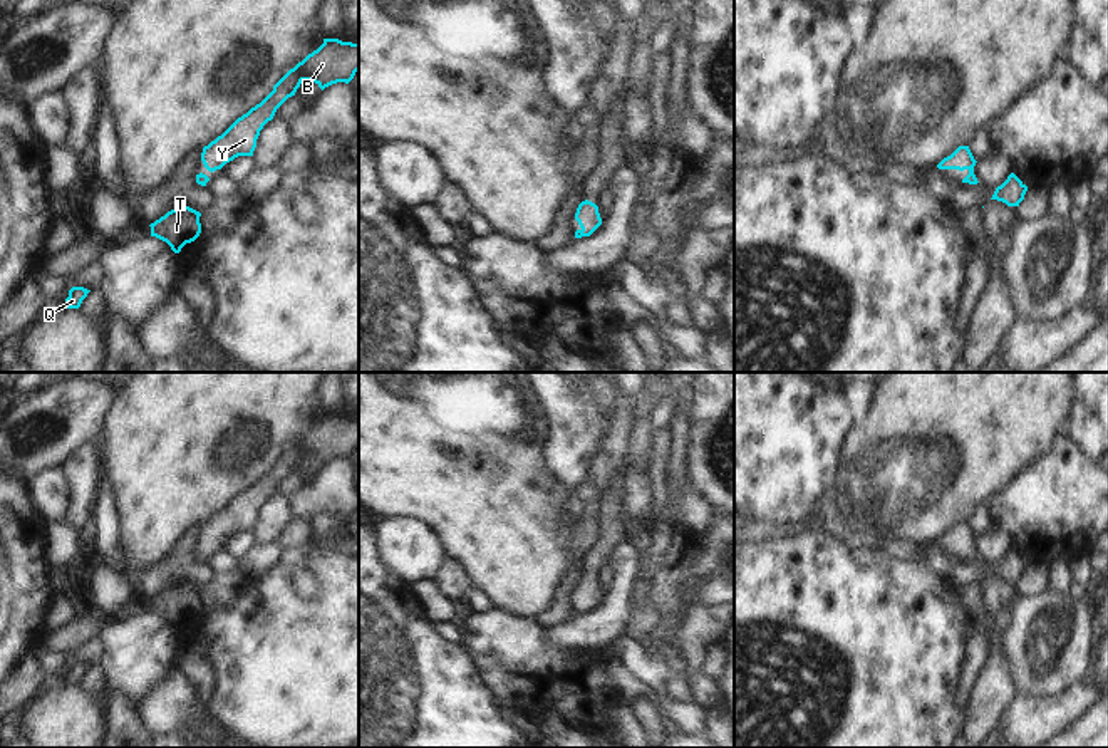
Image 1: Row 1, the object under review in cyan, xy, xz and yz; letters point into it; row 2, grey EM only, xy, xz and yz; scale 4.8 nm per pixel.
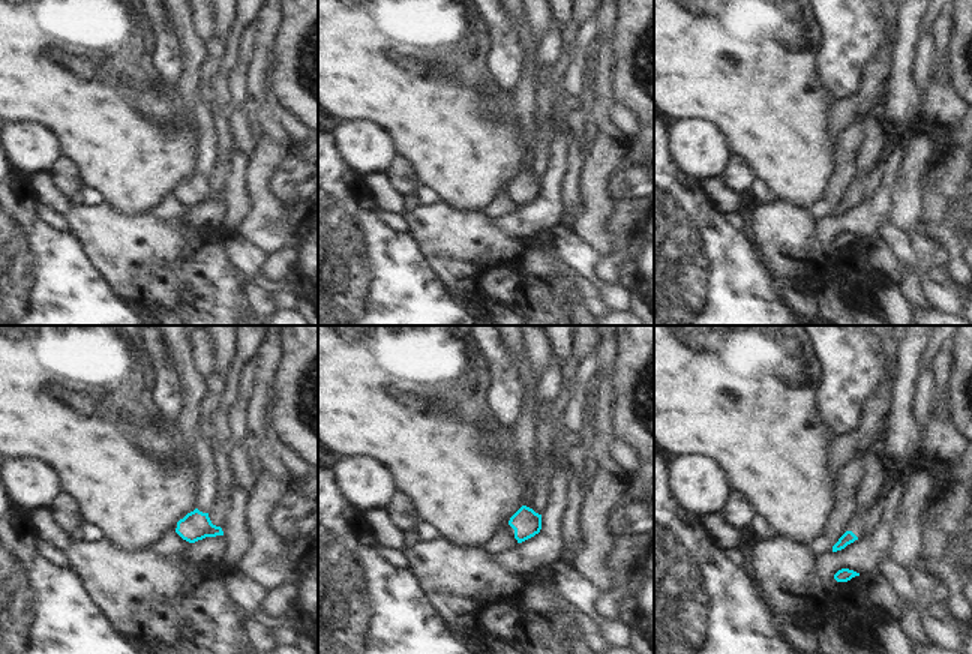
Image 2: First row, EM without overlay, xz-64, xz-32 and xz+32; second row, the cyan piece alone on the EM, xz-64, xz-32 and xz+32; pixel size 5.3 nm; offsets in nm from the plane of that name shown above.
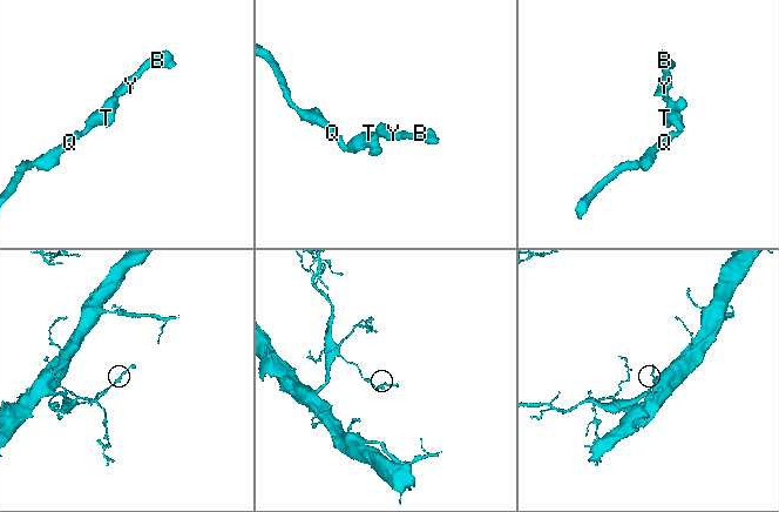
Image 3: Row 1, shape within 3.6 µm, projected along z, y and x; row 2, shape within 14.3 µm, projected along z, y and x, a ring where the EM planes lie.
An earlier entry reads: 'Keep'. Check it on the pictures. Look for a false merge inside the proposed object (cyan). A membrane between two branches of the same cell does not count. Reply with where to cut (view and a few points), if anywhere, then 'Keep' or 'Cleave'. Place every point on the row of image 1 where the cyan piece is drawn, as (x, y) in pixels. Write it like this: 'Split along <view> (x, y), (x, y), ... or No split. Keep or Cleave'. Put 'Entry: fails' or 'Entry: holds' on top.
Entry: holds
No split. Keep.

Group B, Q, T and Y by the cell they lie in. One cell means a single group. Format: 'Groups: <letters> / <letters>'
Groups: B Q T Y.

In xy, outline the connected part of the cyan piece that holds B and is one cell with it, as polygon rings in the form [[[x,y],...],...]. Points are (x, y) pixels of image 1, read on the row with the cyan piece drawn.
[[[324,39],[324,44],[308,54],[302,62],[290,69],[275,86],[273,91],[246,114],[238,117],[221,136],[203,148],[201,161],[208,171],[221,169],[238,156],[253,156],[256,139],[263,126],[273,119],[277,109],[292,96],[303,81],[315,82],[322,91],[332,84],[349,84],[359,70],[359,44],[342,42],[339,39]]]

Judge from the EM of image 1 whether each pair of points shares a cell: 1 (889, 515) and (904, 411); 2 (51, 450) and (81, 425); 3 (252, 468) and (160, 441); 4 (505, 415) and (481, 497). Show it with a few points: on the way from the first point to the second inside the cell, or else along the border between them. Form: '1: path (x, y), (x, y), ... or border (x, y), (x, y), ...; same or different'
1: path (904, 490), (904, 436); same
2: path (57, 443), (74, 426); same
3: path (228, 445), (225, 441), (183, 441); same
4: path (466, 415), (426, 433), (443, 470); same

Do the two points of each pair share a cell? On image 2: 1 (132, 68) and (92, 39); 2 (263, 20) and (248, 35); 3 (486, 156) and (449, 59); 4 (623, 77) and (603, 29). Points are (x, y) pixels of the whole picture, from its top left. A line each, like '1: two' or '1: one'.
1: one
2: two
3: one
4: two

